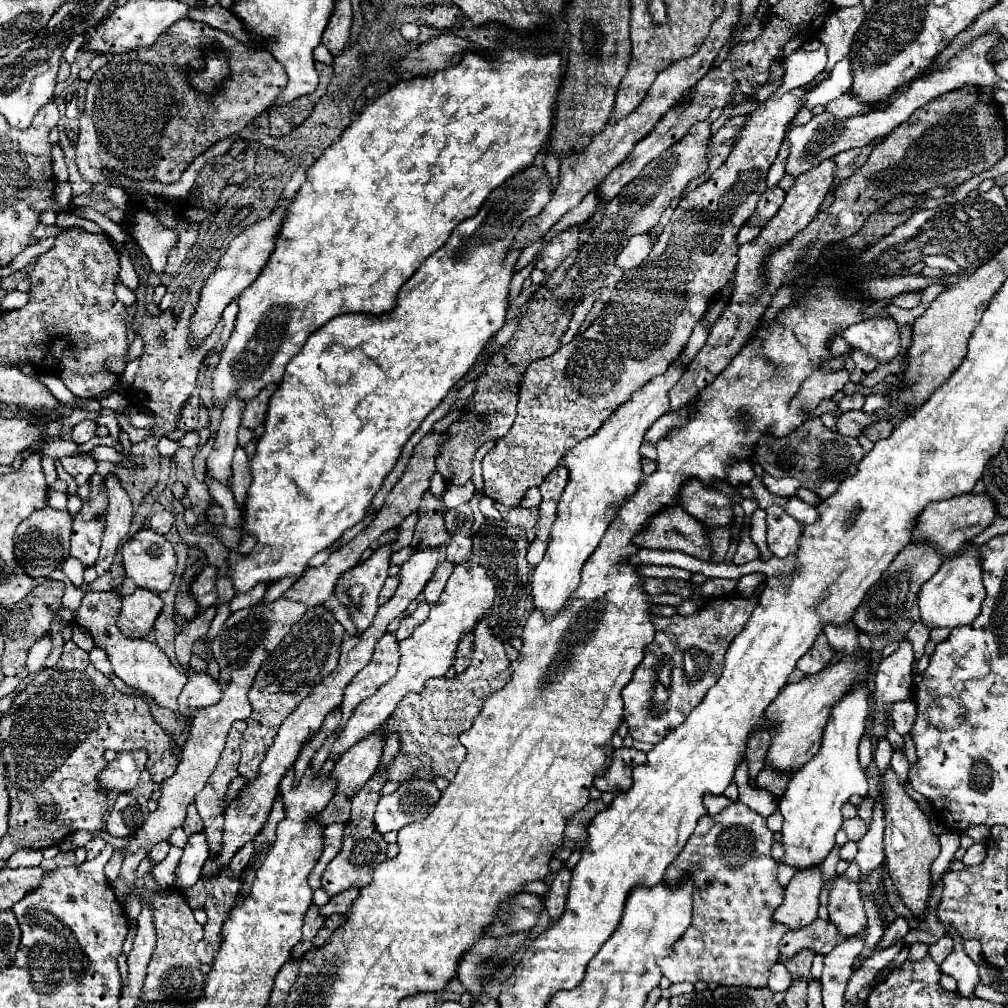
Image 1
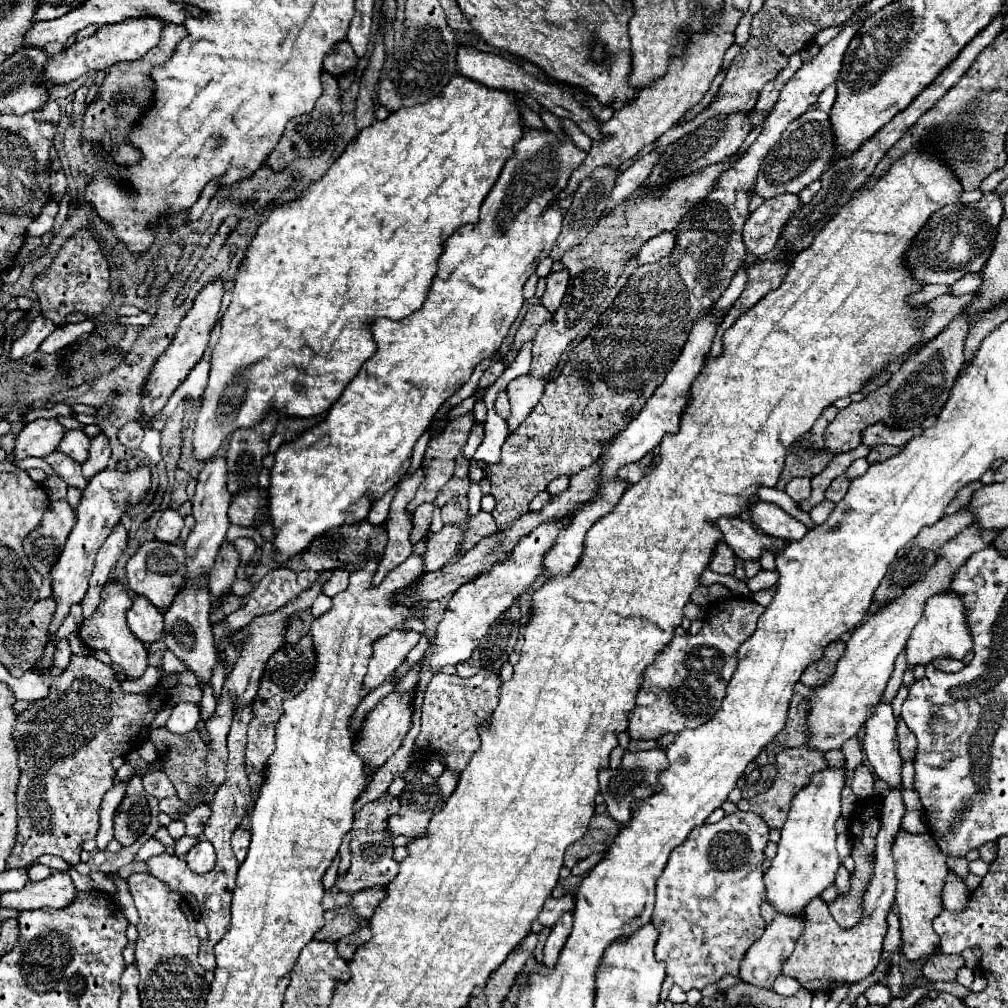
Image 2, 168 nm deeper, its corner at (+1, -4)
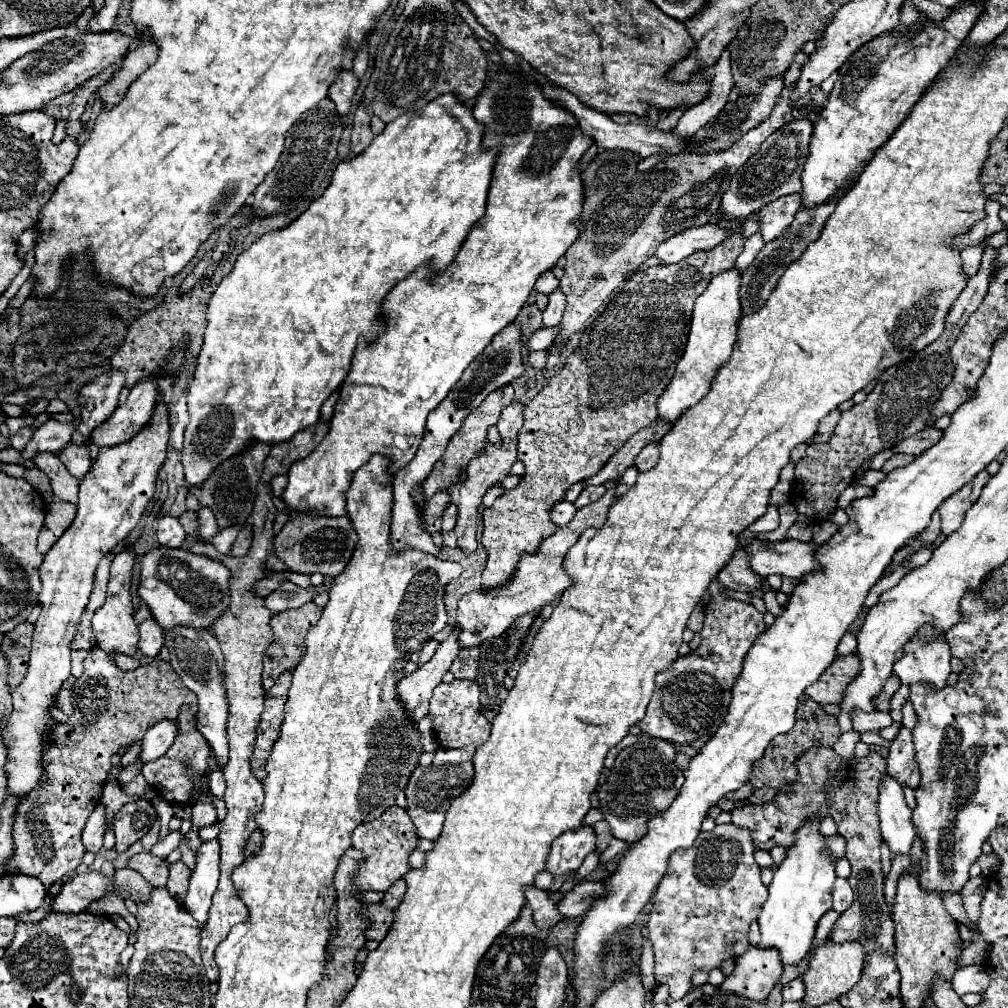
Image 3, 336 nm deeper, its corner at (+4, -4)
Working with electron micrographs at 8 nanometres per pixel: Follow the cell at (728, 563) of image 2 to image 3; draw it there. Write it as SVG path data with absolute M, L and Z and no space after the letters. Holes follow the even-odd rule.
M737 549L731 557L731 561L719 571L717 579L733 591L745 591L755 593L763 587L761 575L757 575L749 565L749 555L745 549Z

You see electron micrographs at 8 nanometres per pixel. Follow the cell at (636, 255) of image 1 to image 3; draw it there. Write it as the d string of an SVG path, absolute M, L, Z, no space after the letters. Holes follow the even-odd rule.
M705 225L705 227L691 227L675 237L663 241L655 253L663 263L679 263L685 257L697 251L709 251L717 247L721 241L729 239L735 229L727 229L723 225Z

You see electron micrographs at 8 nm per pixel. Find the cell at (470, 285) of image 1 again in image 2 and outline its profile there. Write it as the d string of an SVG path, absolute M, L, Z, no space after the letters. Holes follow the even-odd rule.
M526 129L522 141L516 145L516 155L504 165L492 191L486 195L480 207L480 221L464 225L448 237L424 305L400 321L374 319L370 323L376 353L364 361L344 393L332 403L326 419L306 429L290 443L282 443L274 453L274 467L270 469L270 487L266 493L268 515L274 527L274 559L280 565L298 557L320 533L366 519L374 501L392 489L410 467L412 447L430 427L438 407L470 379L478 363L500 349L502 339L524 303L522 285L546 255L544 243L548 243L550 253L560 235L562 211L558 203L554 205L556 195L566 187L570 173L584 157L586 153L568 137L566 143L562 143L550 131Z

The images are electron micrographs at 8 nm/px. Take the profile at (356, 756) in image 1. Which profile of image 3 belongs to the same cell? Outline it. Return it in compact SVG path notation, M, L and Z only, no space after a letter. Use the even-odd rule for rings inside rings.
M451 631L445 641L441 641L439 649L435 651L433 659L419 667L419 671L405 675L399 685L397 693L407 709L407 713L419 721L423 715L429 713L429 699L433 689L441 683L441 677L449 671L451 663L455 661L461 645L457 641L457 631Z

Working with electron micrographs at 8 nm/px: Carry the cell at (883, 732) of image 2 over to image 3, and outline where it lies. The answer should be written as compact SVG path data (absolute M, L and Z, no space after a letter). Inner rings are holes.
M889 775L881 779L877 813L881 835L883 841L889 845L889 851L893 855L907 855L915 839L911 809L903 799L903 787Z

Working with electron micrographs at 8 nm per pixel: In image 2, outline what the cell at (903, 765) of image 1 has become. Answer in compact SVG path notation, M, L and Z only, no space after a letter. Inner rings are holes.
M904 787L890 789L890 793L882 801L882 827L876 835L876 861L874 861L874 873L868 881L868 887L862 895L862 911L864 917L856 927L840 929L833 917L830 915L828 906L820 897L816 901L808 903L806 909L806 927L796 941L796 947L792 951L792 957L784 961L782 973L788 977L794 977L800 985L804 985L808 991L826 989L832 991L840 983L856 983L864 979L868 973L874 971L874 967L880 961L882 953L882 941L888 933L888 911L894 903L894 861L892 861L892 841L896 837L896 831L900 829L900 817L906 813L904 801L902 801Z

